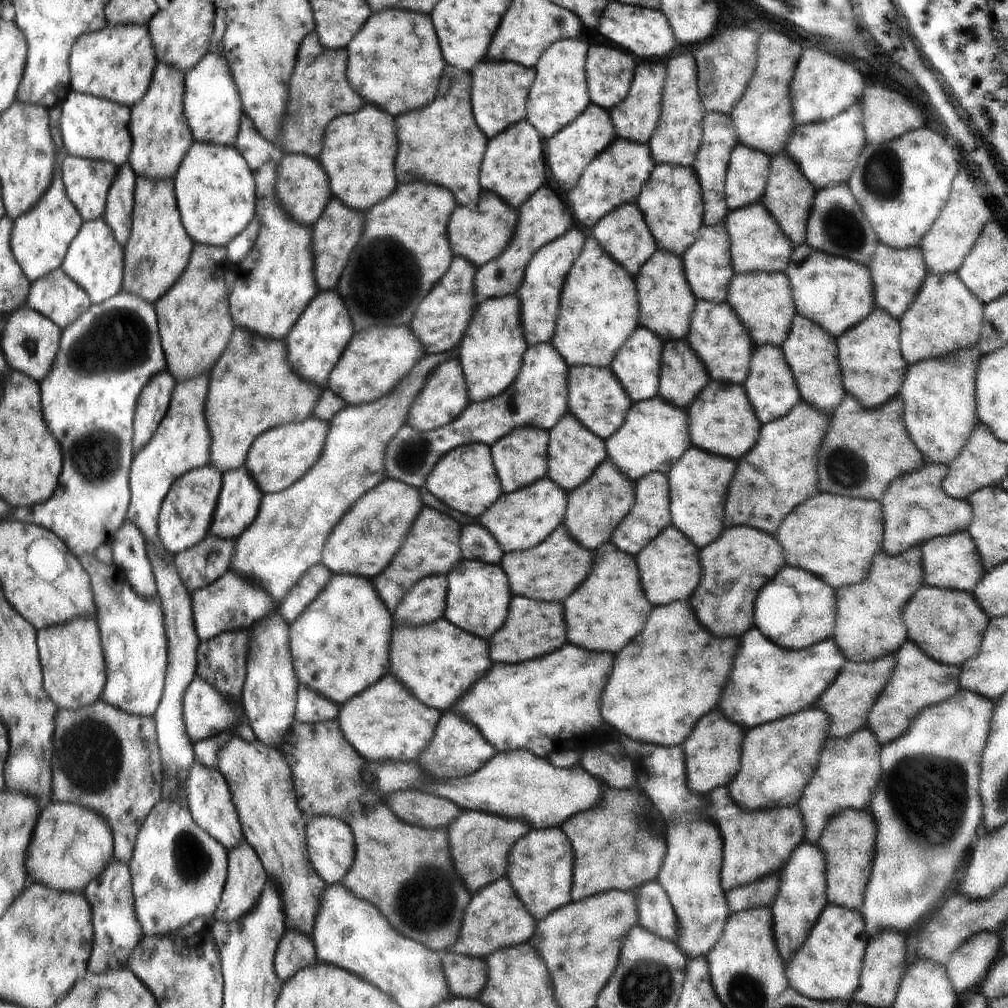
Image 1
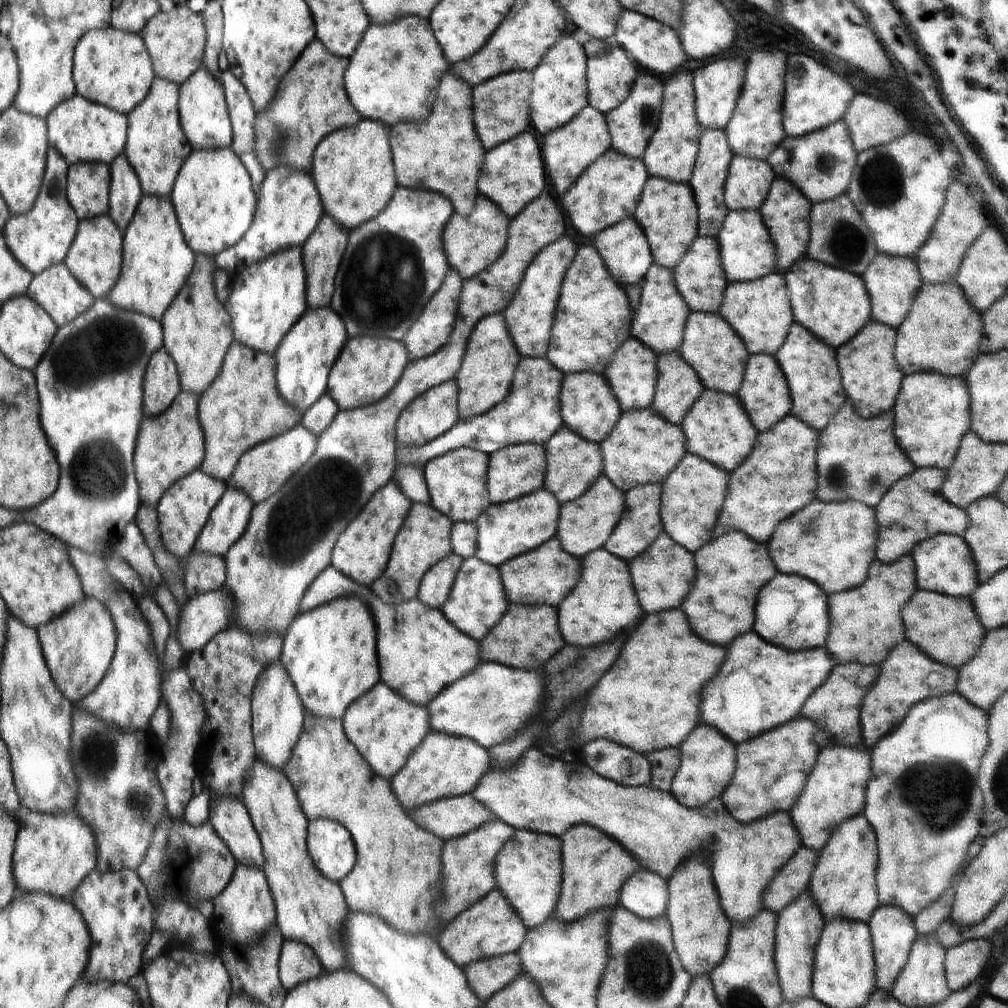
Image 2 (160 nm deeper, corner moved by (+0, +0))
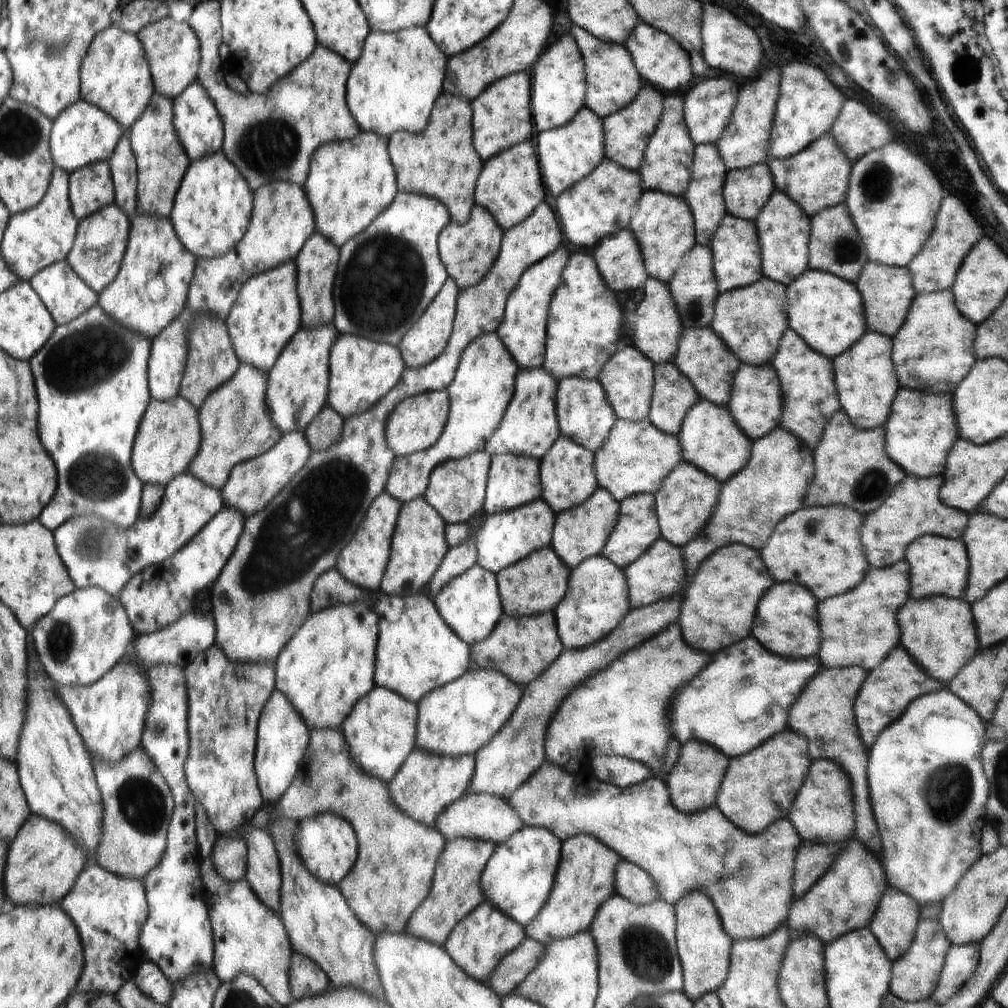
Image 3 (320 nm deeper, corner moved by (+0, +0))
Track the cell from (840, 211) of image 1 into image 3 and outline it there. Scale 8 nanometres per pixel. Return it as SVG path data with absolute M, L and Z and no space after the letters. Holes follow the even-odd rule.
M845 203L822 209L814 216L814 242L809 242L809 268L836 275L856 284L869 258L863 238L860 236Z

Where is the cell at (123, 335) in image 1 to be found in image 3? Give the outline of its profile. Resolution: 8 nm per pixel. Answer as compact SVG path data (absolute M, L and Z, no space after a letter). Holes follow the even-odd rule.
M95 306L88 313L82 314L80 318L73 320L65 325L59 325L57 332L48 341L45 348L34 357L31 362L33 371L37 378L37 389L41 402L41 436L43 442L50 454L54 454L54 460L57 462L58 472L60 474L60 485L57 496L47 506L47 509L42 513L41 521L44 526L50 530L58 530L66 522L74 520L76 517L102 515L109 518L113 523L119 524L123 529L130 529L138 524L141 518L143 507L143 497L145 494L145 482L138 476L134 470L133 454L137 444L138 435L141 432L141 426L145 420L146 413L149 412L149 406L153 402L153 394L150 384L150 363L153 350L153 339L147 339L145 336L134 332L132 329L125 327L119 323L109 312L102 306Z

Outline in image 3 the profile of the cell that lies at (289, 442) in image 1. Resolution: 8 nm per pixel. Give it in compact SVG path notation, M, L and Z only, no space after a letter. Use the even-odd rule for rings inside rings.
M304 432L285 434L272 449L262 453L260 457L241 462L232 470L224 488L220 490L225 507L240 511L244 518L252 517L288 486L294 476L308 464L312 453Z

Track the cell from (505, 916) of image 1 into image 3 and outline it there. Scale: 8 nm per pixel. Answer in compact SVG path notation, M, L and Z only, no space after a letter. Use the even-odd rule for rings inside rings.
M484 900L468 917L459 922L453 932L449 934L444 947L453 961L466 974L470 974L481 983L487 984L502 958L508 953L512 953L526 937L525 927L510 918L508 914L504 914L490 901Z

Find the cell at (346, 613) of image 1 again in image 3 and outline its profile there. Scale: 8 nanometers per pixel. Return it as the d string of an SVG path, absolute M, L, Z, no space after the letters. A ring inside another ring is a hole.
M364 601L342 603L339 605L332 605L328 608L314 612L310 612L310 616L304 620L304 624L296 631L296 634L290 638L290 642L284 645L280 651L275 662L276 666L276 685L277 689L293 704L297 713L303 718L308 725L310 733L316 729L340 729L344 719L350 714L352 707L358 702L362 696L366 696L374 687L375 682L372 680L374 674L374 650L376 650L378 640L378 613L375 608Z

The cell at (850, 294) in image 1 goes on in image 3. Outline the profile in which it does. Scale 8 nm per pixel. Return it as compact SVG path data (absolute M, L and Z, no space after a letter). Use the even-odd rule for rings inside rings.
M808 268L788 285L788 297L789 329L796 331L804 338L810 348L822 353L830 360L852 348L868 332L863 298L857 286L846 279L841 279L826 271Z

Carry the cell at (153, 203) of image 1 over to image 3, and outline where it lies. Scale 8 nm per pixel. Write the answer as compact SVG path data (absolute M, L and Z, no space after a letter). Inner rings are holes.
M138 214L134 218L125 264L117 280L101 294L99 304L125 327L153 339L182 314L196 264L197 256L177 237L170 218Z

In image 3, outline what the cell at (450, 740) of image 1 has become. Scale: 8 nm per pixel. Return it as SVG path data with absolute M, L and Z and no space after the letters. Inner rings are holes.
M415 747L406 757L400 772L388 783L392 800L404 814L429 827L436 827L437 818L467 792L476 770L474 755L449 757L435 755Z

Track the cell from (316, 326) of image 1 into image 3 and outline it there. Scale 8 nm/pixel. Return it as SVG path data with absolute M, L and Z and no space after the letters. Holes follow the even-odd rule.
M332 323L324 327L298 329L293 340L285 346L280 360L268 373L266 400L270 418L282 436L296 431L304 432L328 402L329 378L332 376L329 354L337 338L338 332Z

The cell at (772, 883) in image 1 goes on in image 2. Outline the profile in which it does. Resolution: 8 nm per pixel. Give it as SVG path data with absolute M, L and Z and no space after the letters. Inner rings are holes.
M802 844L792 860L770 881L766 890L766 909L780 913L808 891L818 857L817 851Z

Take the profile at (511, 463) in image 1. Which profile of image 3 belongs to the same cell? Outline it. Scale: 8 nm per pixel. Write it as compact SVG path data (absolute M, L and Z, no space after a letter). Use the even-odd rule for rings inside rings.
M512 453L492 456L492 468L489 469L488 489L485 493L484 514L498 514L518 509L541 498L540 460Z

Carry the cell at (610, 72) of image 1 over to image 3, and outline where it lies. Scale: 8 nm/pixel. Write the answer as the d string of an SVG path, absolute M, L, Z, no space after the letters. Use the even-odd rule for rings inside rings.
M574 26L571 34L581 47L584 68L586 68L586 106L603 119L632 104L637 94L641 92L642 84L640 84L641 74L638 74L637 68L634 68L635 62L632 62L629 49L615 42L597 39L590 34L590 31L579 26Z

